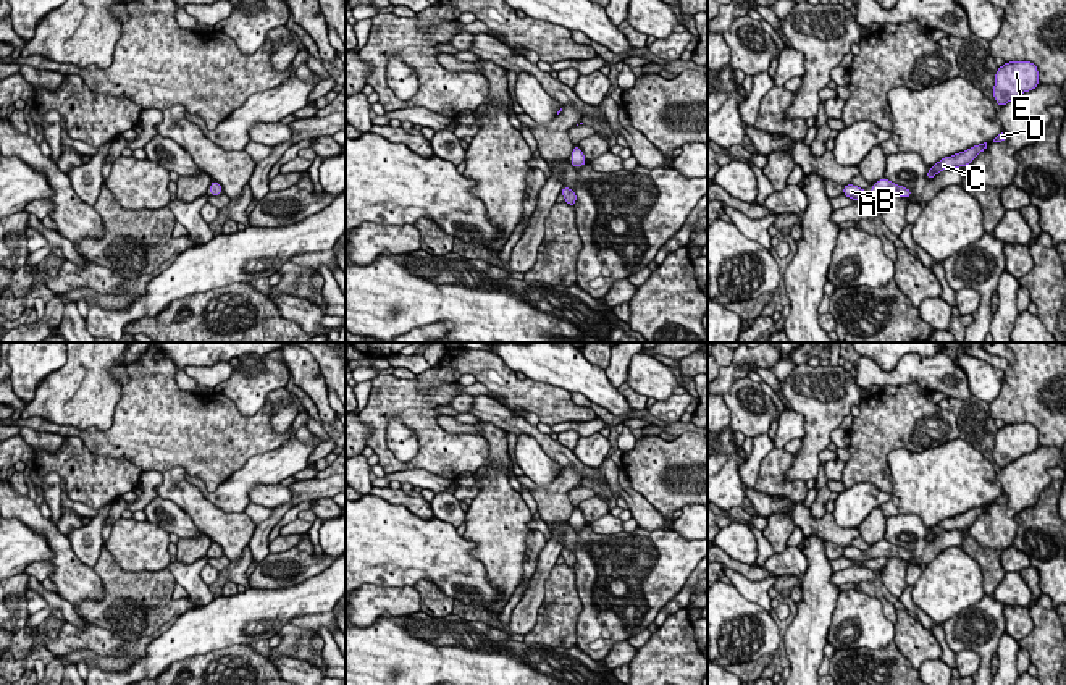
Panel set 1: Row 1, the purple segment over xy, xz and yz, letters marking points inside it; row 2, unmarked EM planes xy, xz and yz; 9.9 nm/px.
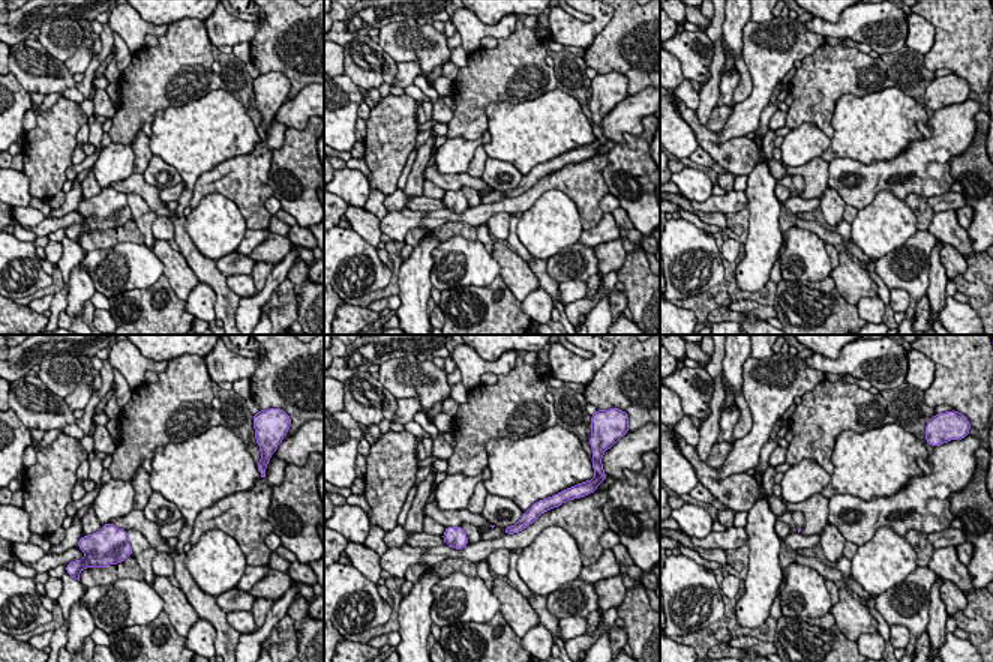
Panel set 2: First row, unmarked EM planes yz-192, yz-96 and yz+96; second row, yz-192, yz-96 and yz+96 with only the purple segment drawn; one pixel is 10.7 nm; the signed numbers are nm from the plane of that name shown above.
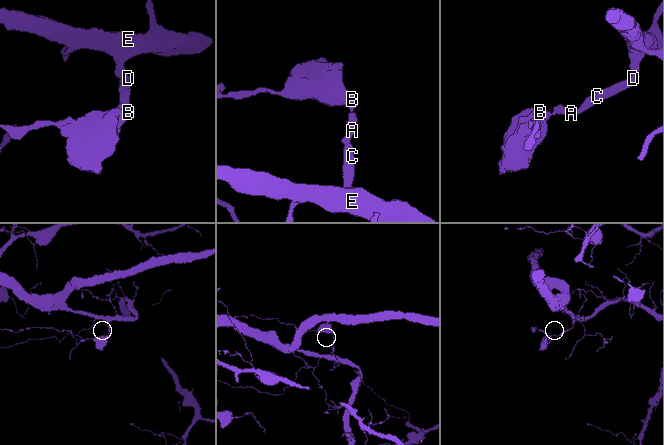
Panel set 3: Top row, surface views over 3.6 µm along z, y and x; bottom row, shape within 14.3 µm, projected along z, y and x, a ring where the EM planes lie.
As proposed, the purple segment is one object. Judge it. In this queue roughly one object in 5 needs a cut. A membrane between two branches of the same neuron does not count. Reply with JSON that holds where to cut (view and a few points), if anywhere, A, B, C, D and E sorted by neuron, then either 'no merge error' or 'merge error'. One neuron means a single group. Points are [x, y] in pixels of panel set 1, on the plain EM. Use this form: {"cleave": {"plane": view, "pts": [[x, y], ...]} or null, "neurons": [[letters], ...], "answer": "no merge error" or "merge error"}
{"cleave": null, "neurons": [["A", "B", "C", "D", "E"]], "answer": "no merge error"}

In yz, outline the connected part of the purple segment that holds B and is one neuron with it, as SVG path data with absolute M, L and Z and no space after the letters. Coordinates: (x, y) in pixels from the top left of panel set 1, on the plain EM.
M882 540L880 543L874 544L871 554L867 554L866 551L859 551L854 546L843 548L843 557L846 557L853 562L864 562L864 561L877 557L877 556L900 557L900 559L909 561L911 551L898 548L898 546L888 543L887 540Z

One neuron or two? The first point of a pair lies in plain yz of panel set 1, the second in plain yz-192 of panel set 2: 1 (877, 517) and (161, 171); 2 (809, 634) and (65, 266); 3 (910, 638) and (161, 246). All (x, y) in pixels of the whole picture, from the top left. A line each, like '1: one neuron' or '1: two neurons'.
1: two neurons
2: two neurons
3: one neuron

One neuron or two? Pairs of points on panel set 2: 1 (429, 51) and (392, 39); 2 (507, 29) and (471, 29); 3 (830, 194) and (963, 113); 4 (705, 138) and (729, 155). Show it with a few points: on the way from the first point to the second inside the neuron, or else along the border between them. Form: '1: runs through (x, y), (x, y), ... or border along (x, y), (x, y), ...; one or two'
1: runs through (420, 44), (401, 39); one
2: runs through (498, 30), (480, 30); one
3: border along (828, 185), (846, 203); two
4: runs through (711, 144), (723, 153); one

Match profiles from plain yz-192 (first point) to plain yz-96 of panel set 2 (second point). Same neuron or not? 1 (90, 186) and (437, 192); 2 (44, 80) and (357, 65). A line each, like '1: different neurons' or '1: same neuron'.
1: same neuron
2: same neuron

